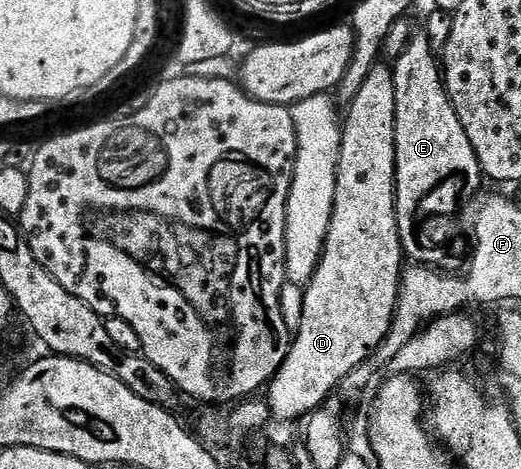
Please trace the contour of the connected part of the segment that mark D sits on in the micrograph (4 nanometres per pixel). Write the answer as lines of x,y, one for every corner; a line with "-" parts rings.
379,62
344,112
336,194
326,245
318,269
314,271
310,283
305,285
302,317
292,336
290,353
268,385
270,415
275,421
301,421
309,417
325,400
331,399
333,392
330,391
333,388
335,391
342,380
356,370
356,366
373,356
394,321
398,285
404,271
402,260
402,239
396,218
396,86
393,67
389,63

